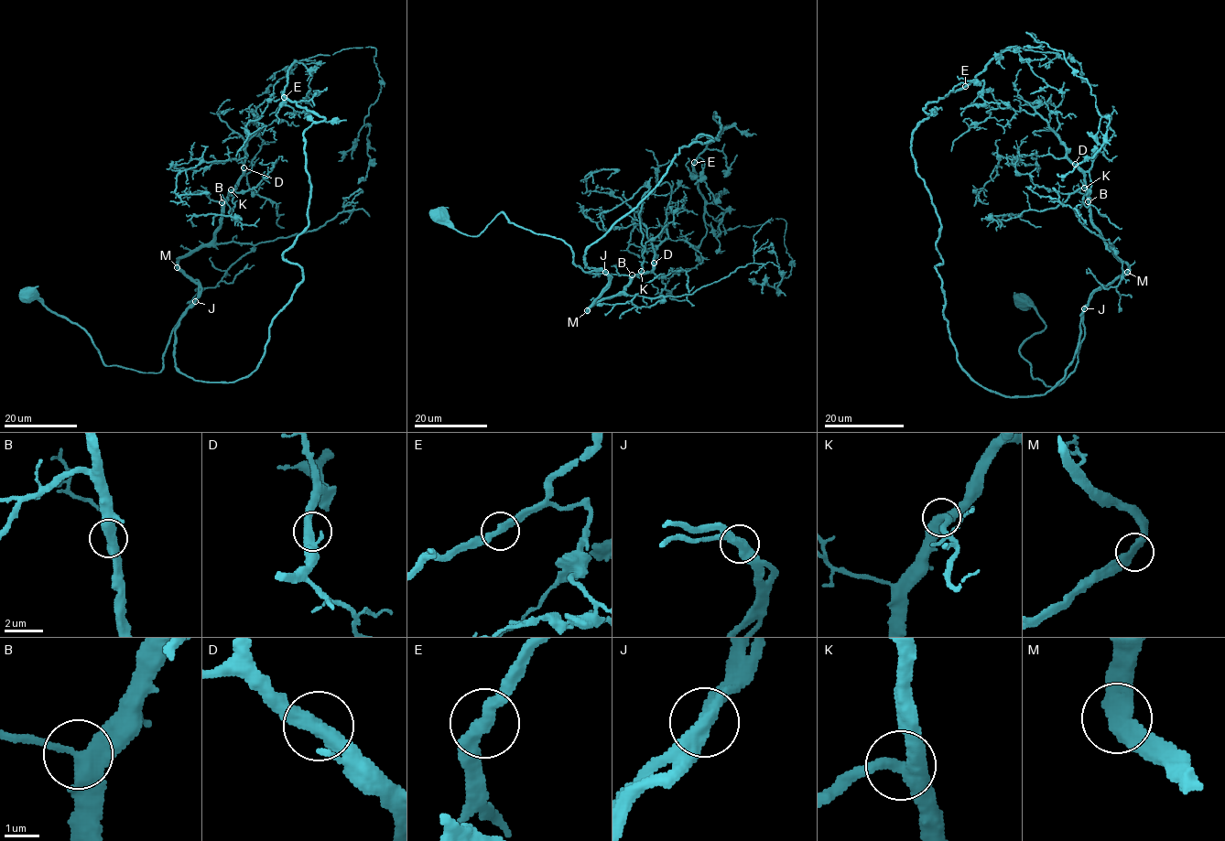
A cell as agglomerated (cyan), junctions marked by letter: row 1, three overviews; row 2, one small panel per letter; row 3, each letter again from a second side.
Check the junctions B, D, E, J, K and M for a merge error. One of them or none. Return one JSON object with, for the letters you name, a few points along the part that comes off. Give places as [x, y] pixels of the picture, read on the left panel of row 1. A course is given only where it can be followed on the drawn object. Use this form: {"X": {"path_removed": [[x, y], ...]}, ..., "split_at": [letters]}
{"split_at": []}

